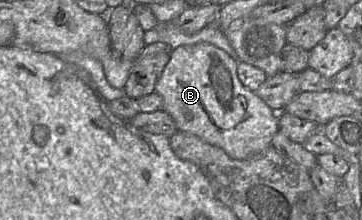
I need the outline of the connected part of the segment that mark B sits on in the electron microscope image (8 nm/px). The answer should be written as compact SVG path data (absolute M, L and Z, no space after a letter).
M209 43L184 45L172 50L170 59L155 84L155 93L163 99L163 111L175 122L177 131L199 137L221 148L233 159L246 159L269 146L279 131L278 113L269 108L255 92L244 87L237 76L238 61Z

